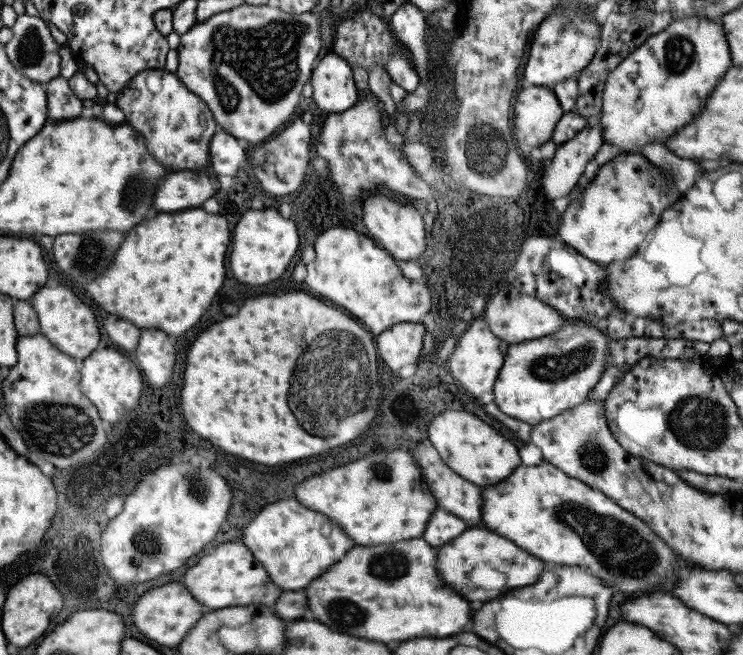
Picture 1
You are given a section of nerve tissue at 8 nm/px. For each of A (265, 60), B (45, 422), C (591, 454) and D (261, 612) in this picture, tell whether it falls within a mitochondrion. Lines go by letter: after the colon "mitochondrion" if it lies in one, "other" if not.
A: mitochondrion
B: mitochondrion
C: mitochondrion
D: other

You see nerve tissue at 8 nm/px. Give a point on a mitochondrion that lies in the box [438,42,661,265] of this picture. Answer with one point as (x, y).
(486, 154)

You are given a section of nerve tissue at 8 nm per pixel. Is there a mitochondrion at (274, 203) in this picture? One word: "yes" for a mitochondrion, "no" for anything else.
no

